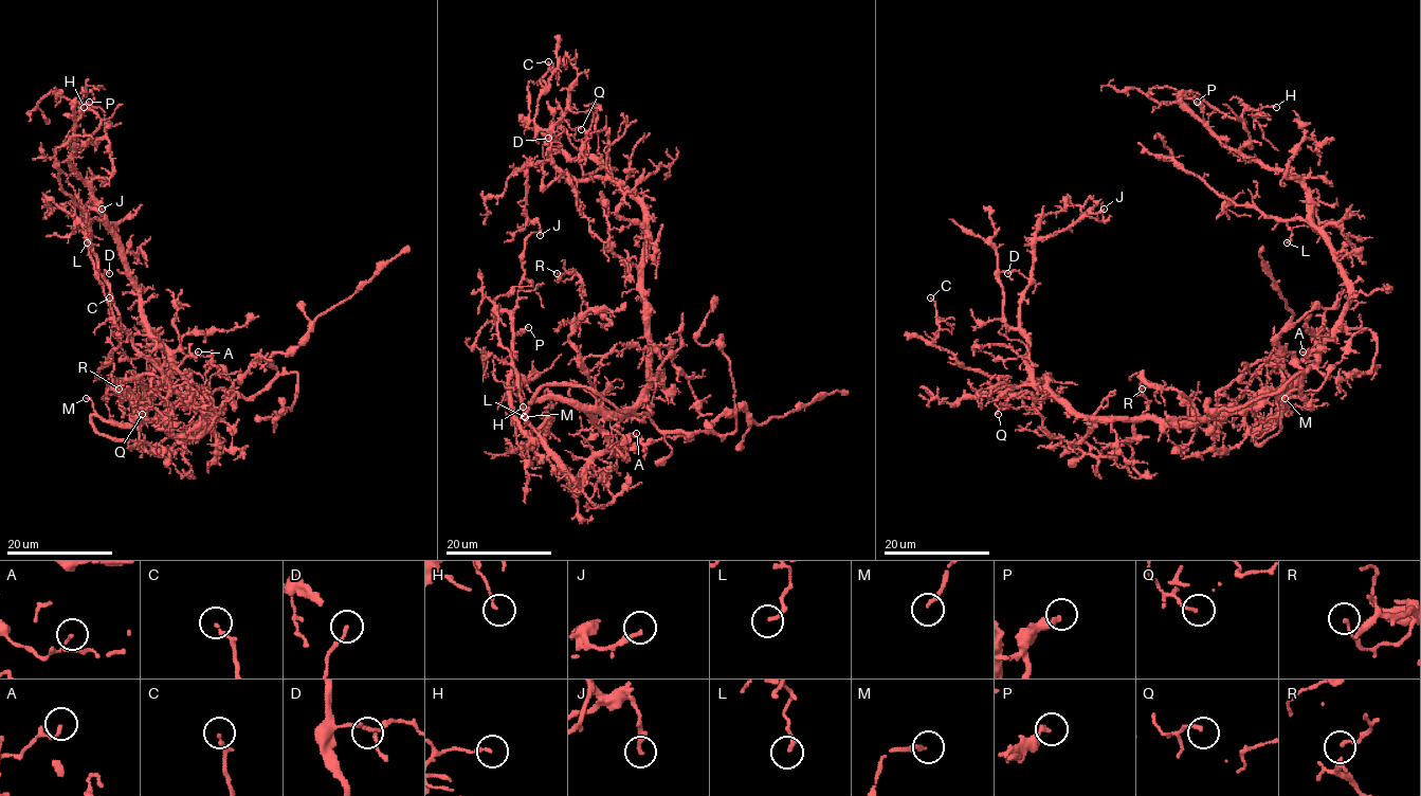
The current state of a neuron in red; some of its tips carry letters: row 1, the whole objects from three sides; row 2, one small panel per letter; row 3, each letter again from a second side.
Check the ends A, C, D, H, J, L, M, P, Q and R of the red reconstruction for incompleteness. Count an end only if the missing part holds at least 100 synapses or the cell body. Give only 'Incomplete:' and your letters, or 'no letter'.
Incomplete: M

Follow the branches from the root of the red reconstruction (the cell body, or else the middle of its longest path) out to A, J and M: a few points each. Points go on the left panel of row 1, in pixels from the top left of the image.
A: (174, 409), (158, 412), (152, 417), (146, 416), (146, 405), (172, 356), (181, 351), (192, 357), (198, 351)
J: (174, 409), (202, 393), (208, 419), (168, 385), (124, 327), (88, 236), (87, 214), (102, 209)
M: (174, 409), (151, 419), (105, 421), (86, 398)

